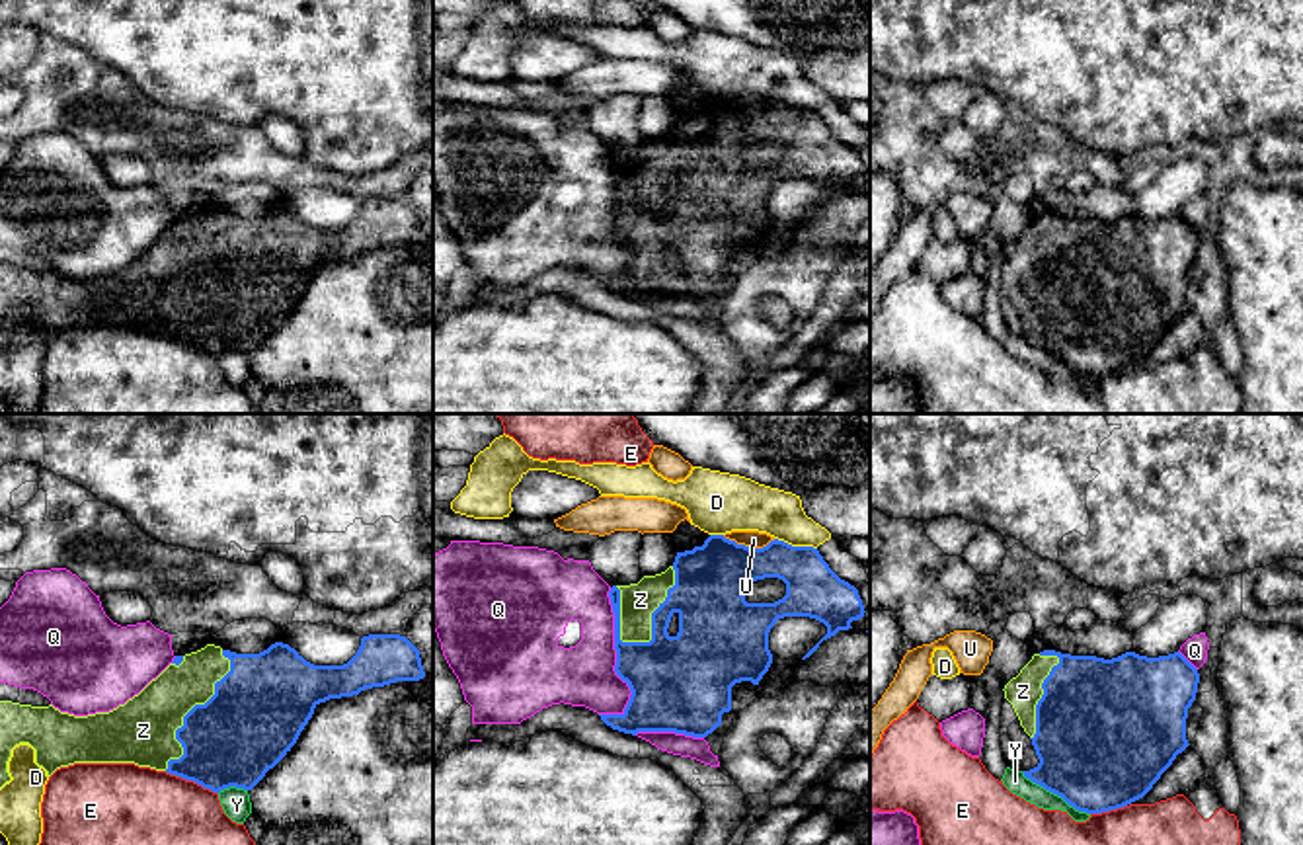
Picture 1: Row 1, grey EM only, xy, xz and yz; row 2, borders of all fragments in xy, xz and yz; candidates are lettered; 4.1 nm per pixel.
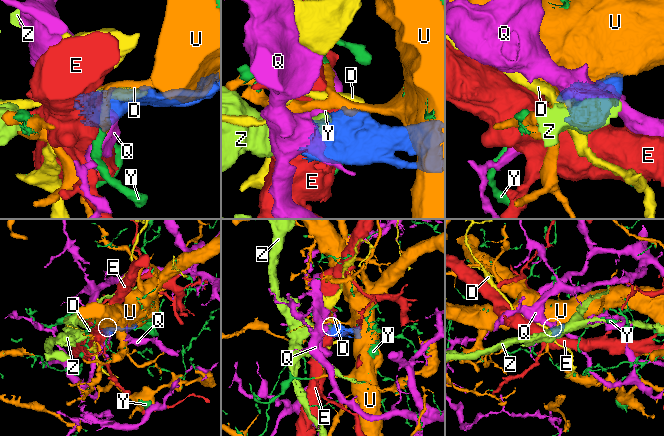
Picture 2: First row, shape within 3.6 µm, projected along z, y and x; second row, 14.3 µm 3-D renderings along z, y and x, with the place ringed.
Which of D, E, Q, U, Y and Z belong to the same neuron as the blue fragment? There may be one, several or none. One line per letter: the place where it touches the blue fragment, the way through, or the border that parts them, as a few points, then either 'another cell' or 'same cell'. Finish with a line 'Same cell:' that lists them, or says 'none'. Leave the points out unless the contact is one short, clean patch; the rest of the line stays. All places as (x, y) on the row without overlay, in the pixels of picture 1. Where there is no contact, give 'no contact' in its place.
D: xz (796, 110) | along xz (775, 100), (816, 112) | another cell
E: xy (192, 342) | another cell
Q: xz (617, 215) | another cell
U: xz (748, 110) | another cell
Y: yz (1056, 356) | along yz (1021, 334), (1089, 377) | another cell
Z: xz (652, 180) | same cell
Same cell: Z

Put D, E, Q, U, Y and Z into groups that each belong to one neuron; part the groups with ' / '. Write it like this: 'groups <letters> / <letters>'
groups D / E / Q / U Y / Z

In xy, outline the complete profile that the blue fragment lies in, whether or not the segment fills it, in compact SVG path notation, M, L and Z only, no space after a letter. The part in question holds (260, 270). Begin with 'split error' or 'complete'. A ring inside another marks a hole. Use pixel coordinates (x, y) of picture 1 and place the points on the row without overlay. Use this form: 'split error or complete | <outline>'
split error | M400 197L363 199L357 217L343 228L314 228L283 205L259 217L207 207L176 219L138 258L109 275L74 279L53 267L0 263L0 351L12 343L12 312L29 306L47 340L74 326L135 326L217 357L230 349L252 353L291 314L320 265L396 244L419 244L425 240L419 217Z

